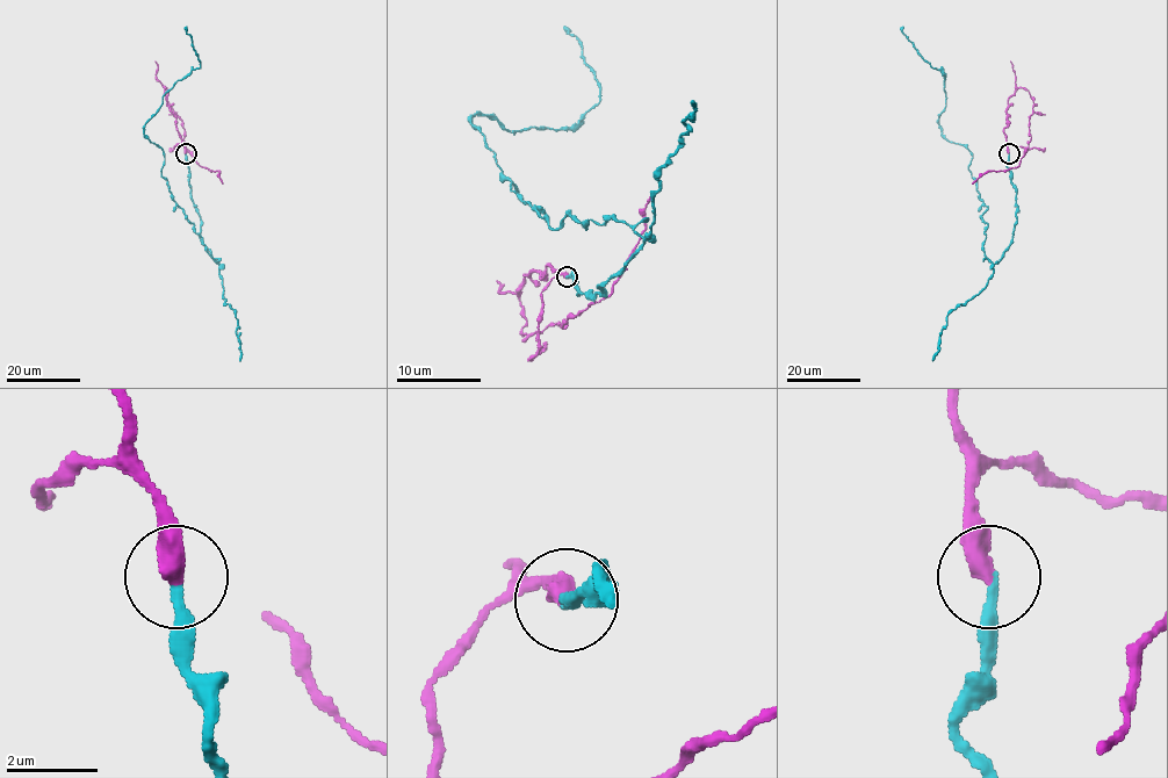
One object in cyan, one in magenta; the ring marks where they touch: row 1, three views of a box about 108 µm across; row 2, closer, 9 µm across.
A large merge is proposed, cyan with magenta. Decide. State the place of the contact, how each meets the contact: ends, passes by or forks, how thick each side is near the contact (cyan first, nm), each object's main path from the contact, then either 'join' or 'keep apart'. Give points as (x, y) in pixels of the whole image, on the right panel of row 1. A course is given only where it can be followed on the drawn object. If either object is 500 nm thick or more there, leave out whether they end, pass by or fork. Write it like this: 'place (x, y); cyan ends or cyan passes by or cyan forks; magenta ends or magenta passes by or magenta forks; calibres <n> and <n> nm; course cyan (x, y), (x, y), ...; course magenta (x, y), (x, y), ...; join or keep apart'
place (1009, 153); cyan ends; magenta ends; calibres 220 and 460 nm; course cyan (1008, 153), (1017, 220), (993, 264), (973, 153), (938, 122), (945, 77), (900, 27); course magenta (1008, 152), (1003, 131), (1008, 99), (1022, 87), (1033, 102), (1026, 152), (1016, 167), (988, 171), (972, 184); join

